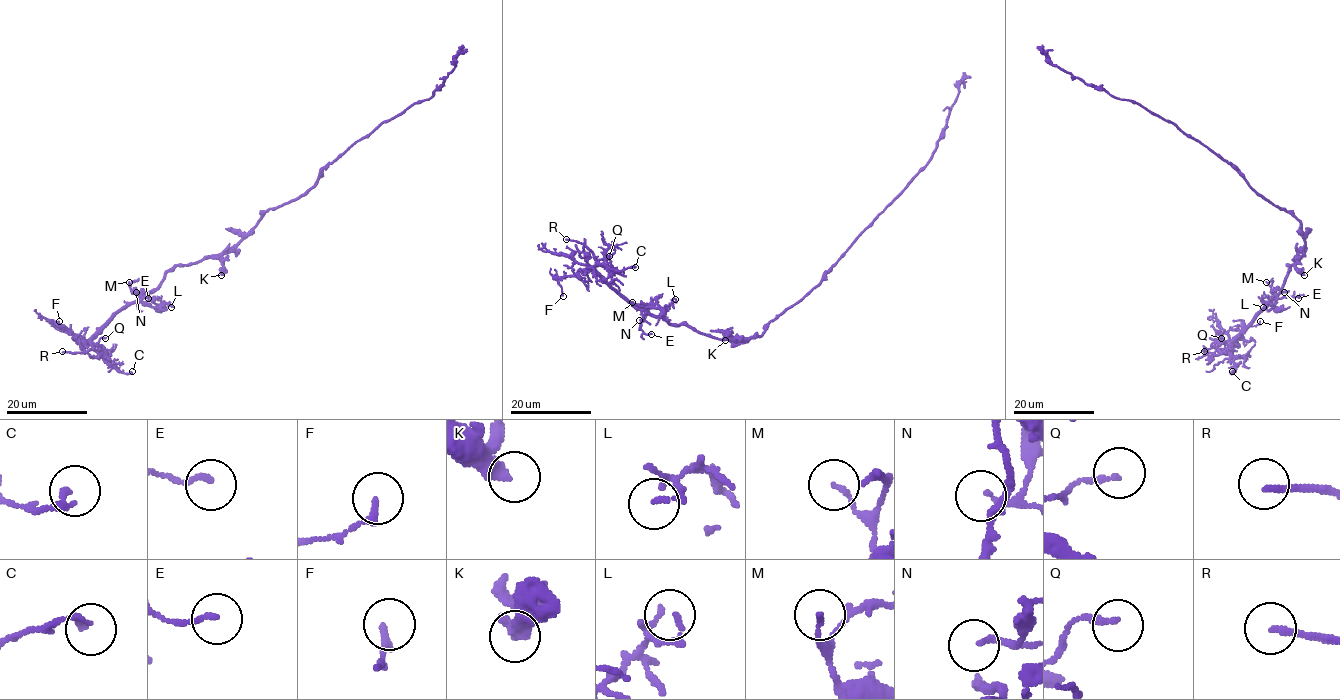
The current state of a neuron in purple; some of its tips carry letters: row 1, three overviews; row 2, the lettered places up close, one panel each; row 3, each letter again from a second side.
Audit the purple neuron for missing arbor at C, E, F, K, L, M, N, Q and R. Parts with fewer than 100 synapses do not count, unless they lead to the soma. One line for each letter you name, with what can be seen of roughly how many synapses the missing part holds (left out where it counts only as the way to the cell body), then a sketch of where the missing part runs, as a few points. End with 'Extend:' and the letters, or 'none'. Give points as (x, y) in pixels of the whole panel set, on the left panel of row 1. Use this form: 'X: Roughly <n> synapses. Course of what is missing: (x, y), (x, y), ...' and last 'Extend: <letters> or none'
Extend: R

